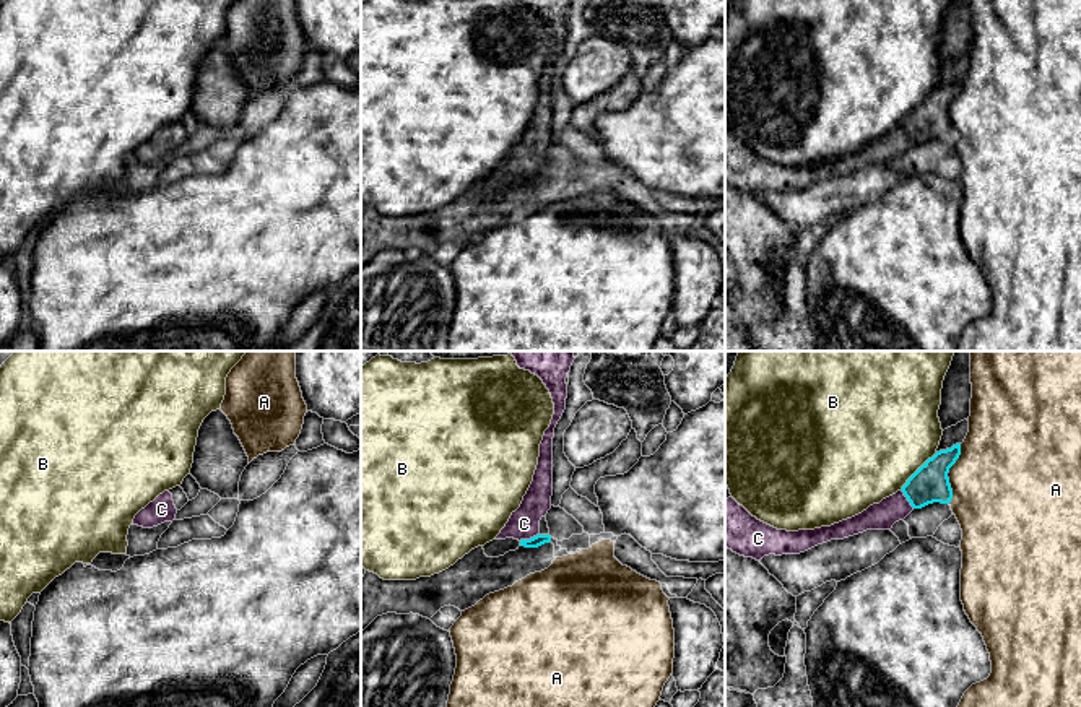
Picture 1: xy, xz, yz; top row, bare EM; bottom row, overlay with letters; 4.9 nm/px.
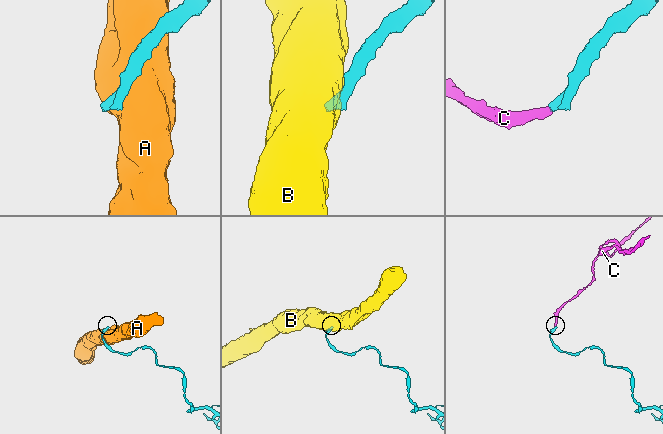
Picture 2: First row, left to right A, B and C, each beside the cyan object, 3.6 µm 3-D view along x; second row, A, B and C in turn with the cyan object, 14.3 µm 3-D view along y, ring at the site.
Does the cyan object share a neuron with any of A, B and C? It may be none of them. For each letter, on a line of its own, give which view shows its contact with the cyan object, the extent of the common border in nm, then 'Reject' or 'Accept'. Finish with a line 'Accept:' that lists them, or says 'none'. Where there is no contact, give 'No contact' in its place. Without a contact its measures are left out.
A: Touches cyan in yz. Shared border 300 nm. Reject
B: Touches cyan in yz. Shared border 260 nm. Reject
C: Touches cyan in xz. Shared border 110 nm. Accept
Accept: C

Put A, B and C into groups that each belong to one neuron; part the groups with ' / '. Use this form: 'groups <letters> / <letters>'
groups A / B / C

